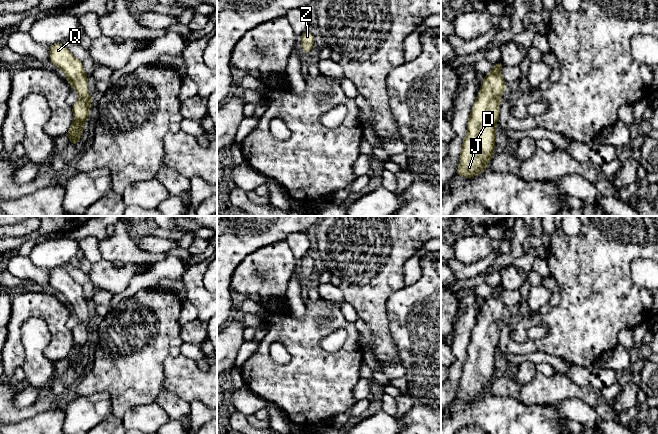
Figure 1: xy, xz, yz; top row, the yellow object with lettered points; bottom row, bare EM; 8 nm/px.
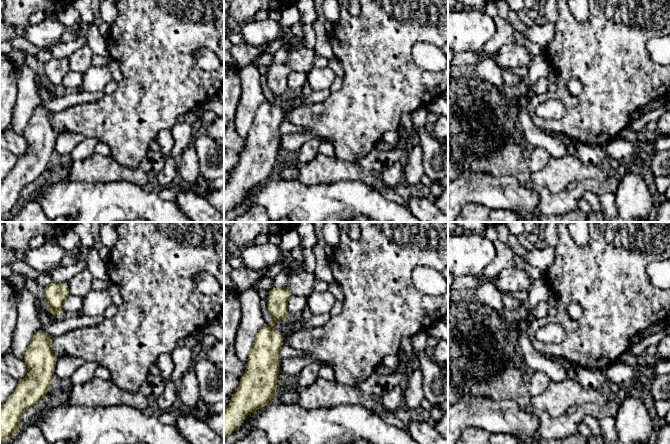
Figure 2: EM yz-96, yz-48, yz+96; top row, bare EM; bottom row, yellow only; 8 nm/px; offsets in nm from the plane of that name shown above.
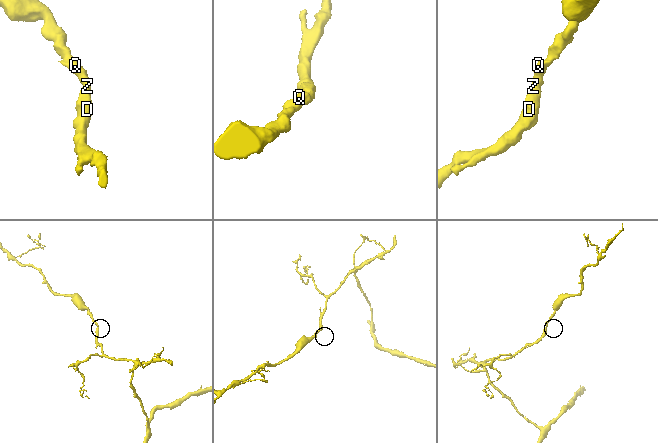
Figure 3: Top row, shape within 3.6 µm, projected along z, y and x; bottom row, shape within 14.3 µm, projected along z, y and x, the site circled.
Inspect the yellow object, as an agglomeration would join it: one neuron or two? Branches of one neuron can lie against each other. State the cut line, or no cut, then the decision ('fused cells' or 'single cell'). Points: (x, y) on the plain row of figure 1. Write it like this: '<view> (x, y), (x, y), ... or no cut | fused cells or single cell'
no cut | single cell

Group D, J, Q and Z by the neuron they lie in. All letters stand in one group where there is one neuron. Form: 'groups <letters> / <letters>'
groups D J Q Z

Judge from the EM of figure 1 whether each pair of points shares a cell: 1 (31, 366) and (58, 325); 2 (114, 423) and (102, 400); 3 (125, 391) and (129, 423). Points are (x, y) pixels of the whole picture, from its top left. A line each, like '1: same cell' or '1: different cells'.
1: different cells
2: different cells
3: different cells

